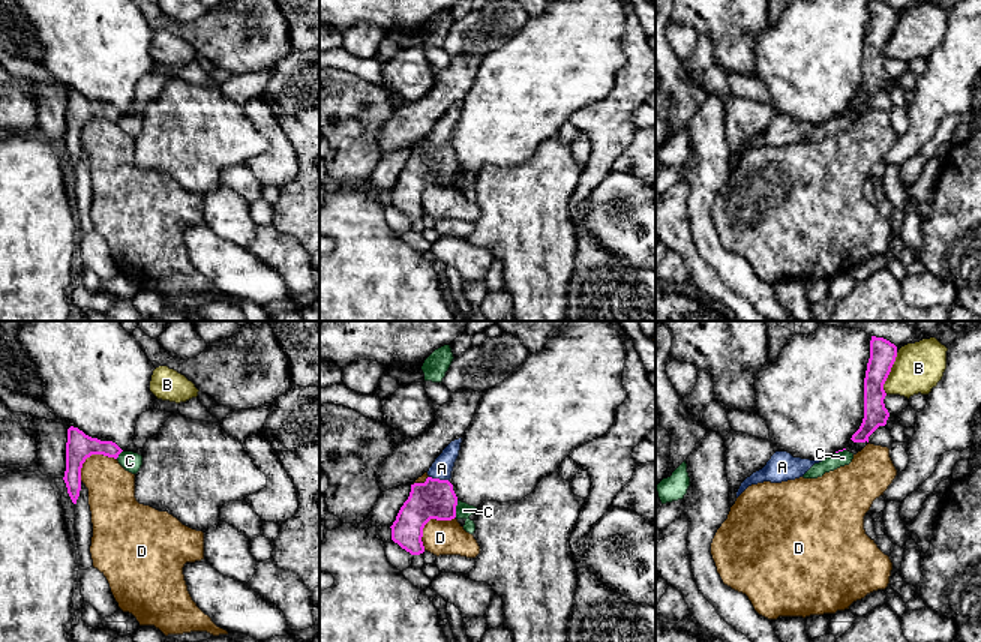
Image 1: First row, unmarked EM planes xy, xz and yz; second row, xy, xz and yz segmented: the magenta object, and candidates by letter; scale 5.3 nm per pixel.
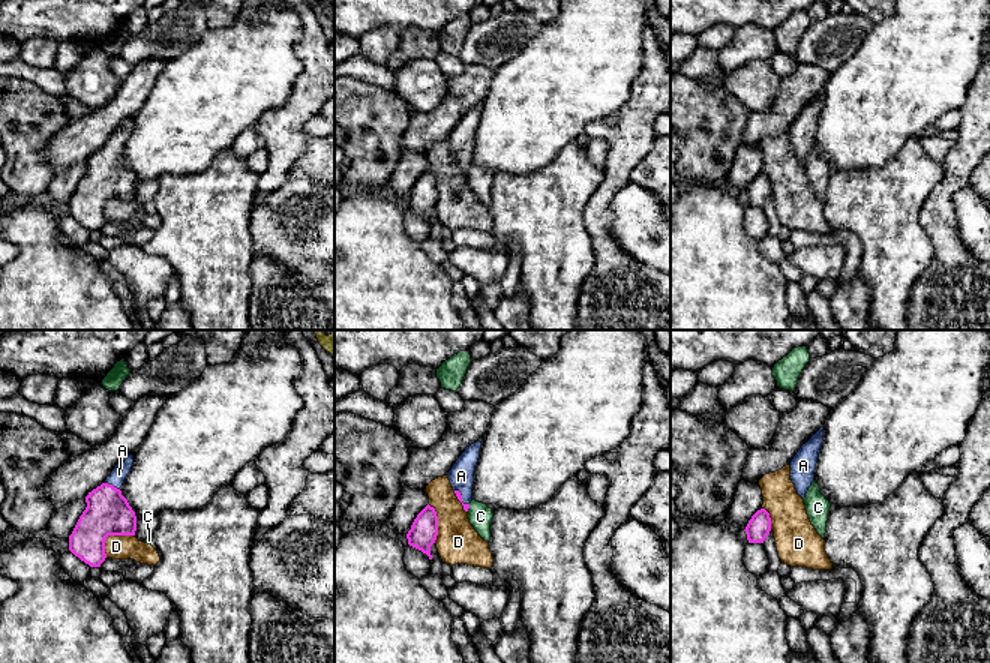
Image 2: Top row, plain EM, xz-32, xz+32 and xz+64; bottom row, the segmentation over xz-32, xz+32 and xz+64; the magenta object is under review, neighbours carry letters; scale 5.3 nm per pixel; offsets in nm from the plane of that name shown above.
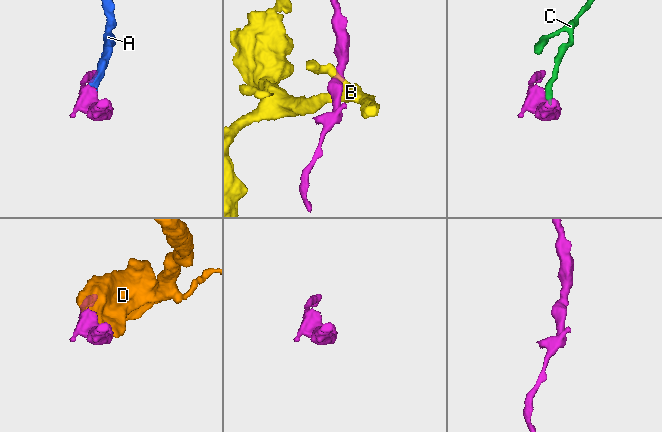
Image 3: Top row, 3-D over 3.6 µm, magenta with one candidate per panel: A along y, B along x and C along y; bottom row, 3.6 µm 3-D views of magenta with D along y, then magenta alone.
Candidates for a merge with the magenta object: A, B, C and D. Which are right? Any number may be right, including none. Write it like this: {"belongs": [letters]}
{"belongs": ["A"]}

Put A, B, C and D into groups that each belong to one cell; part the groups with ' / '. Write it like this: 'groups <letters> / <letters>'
groups A / B / C / D

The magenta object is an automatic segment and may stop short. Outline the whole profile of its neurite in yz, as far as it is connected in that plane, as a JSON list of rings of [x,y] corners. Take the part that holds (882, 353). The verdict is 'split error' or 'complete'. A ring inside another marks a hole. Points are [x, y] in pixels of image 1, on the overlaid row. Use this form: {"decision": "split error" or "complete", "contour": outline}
{"decision": "complete", "contour": [[[872,336],[870,358],[864,378],[864,418],[860,429],[852,435],[854,442],[868,442],[868,436],[885,426],[890,417],[884,399],[884,384],[897,357],[897,346],[884,338]]]}

